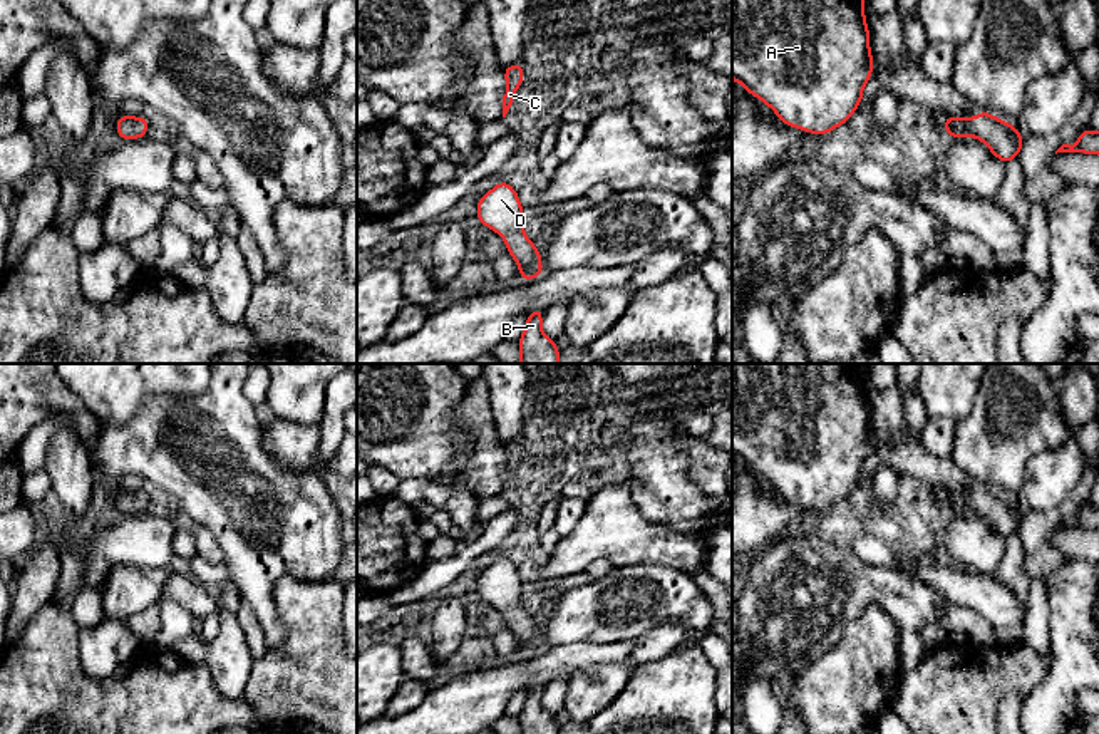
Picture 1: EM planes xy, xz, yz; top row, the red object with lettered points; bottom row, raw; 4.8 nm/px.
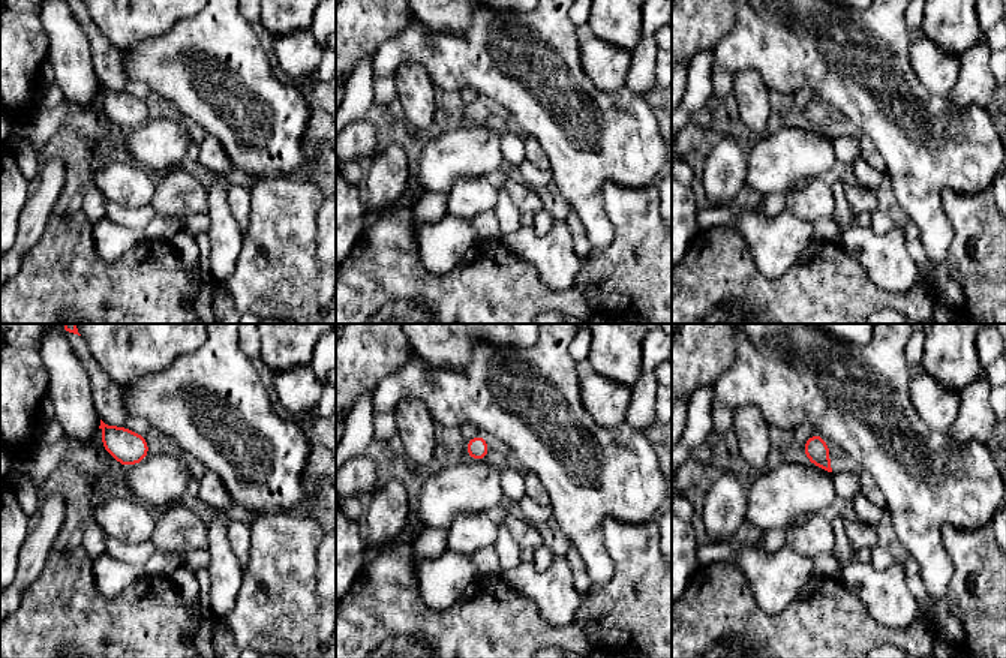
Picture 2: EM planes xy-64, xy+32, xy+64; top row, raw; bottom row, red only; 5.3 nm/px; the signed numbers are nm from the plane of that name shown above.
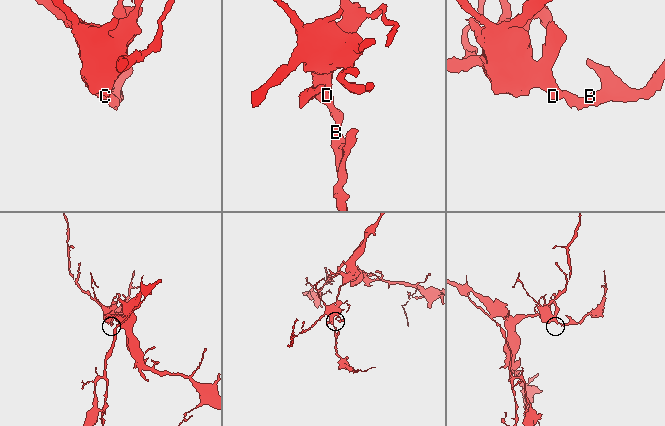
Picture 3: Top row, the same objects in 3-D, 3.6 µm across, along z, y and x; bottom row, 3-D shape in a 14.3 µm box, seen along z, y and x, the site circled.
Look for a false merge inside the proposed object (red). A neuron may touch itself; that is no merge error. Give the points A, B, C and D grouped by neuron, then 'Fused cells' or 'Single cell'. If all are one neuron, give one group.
Groups: A B C D. Single cell

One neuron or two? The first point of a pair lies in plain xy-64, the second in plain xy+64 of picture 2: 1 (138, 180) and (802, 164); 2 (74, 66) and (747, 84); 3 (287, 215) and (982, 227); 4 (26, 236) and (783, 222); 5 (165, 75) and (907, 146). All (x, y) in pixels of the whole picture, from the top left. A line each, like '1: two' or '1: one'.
1: two
2: one
3: one
4: two
5: one

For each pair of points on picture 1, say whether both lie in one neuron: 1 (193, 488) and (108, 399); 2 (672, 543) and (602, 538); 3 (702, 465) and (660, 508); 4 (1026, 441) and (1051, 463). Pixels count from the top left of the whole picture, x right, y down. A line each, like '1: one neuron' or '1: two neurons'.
1: two neurons
2: one neuron
3: two neurons
4: two neurons

